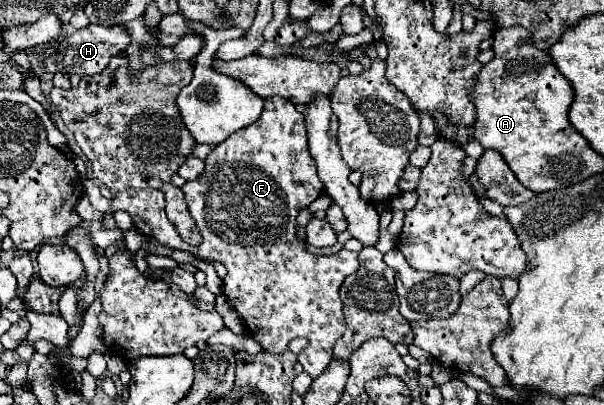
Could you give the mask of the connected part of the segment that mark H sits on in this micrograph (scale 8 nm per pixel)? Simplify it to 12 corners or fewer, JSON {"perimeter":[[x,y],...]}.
{"perimeter":[[90,24],[62,40],[44,68],[92,76],[132,38],[126,26]]}

